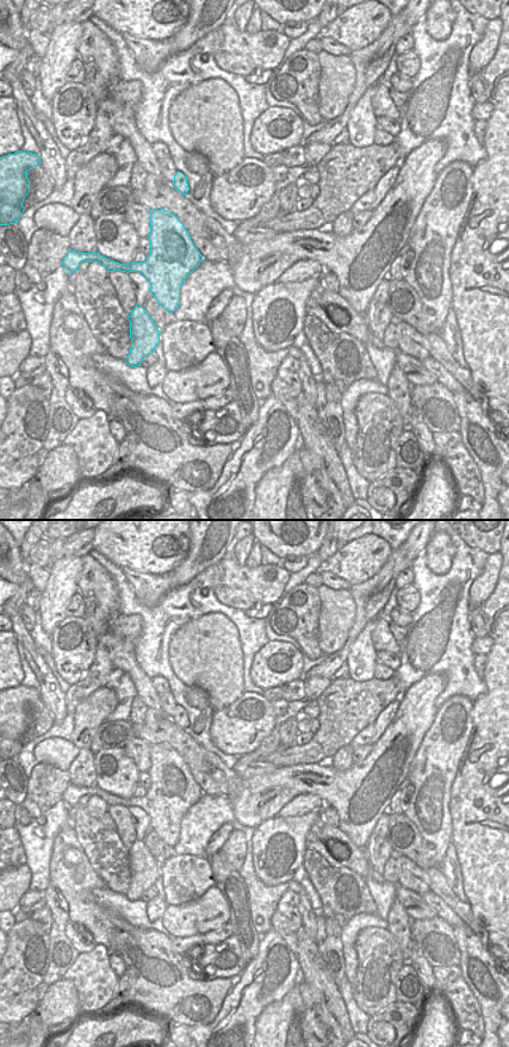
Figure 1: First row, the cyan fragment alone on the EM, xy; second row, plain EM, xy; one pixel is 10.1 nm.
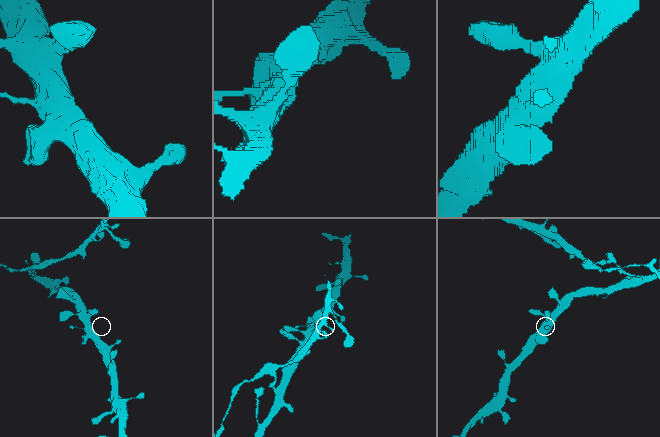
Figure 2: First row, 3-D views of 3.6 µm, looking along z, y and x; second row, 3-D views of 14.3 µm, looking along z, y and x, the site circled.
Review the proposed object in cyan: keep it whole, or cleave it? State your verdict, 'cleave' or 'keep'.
keep

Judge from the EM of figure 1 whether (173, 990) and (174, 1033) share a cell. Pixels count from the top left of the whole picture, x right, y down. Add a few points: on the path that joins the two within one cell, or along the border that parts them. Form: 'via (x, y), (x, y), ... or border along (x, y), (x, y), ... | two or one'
border along (165, 1023), (188, 1026) | two

